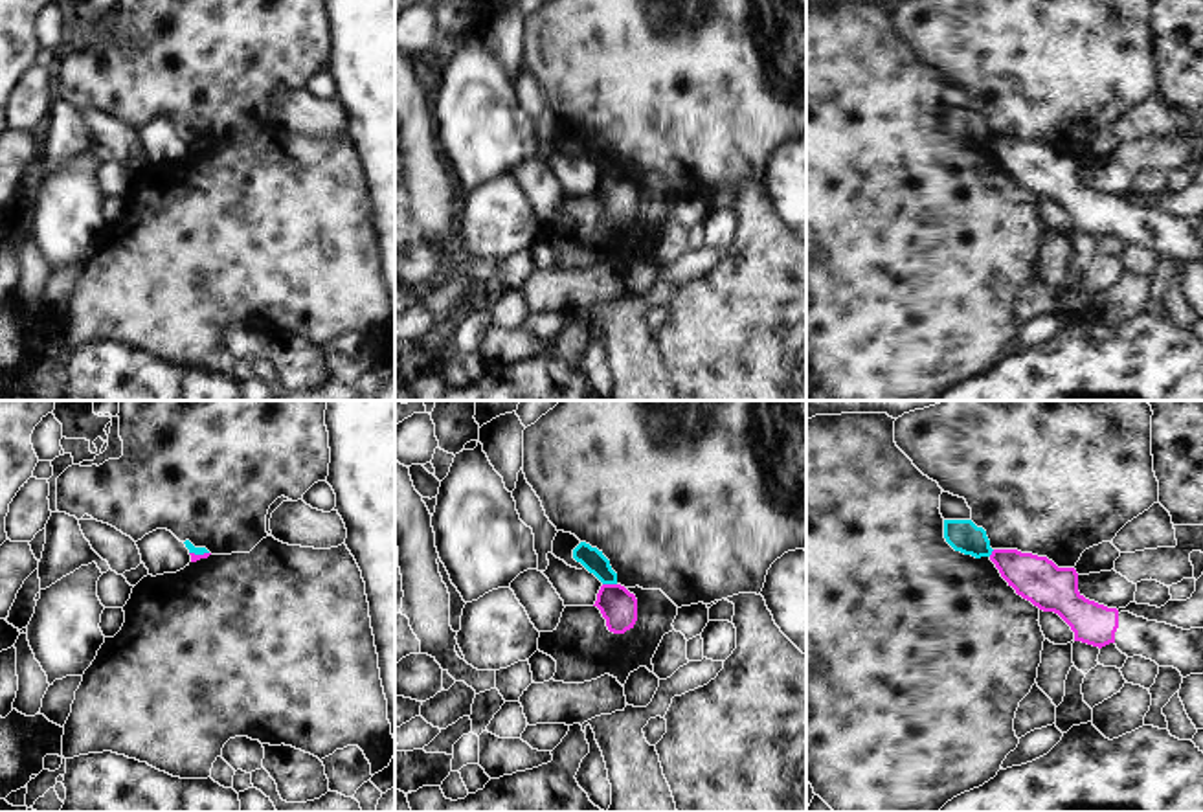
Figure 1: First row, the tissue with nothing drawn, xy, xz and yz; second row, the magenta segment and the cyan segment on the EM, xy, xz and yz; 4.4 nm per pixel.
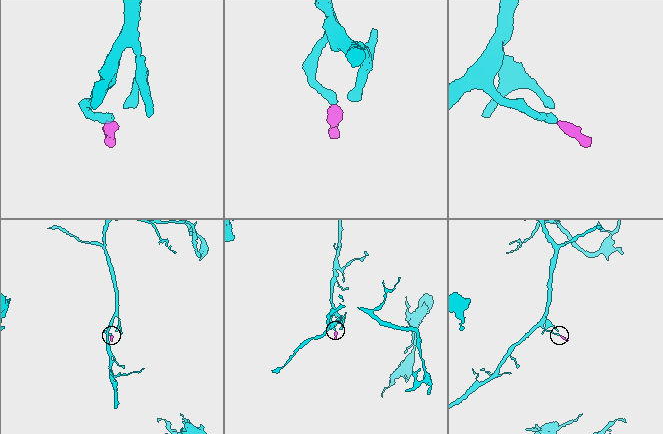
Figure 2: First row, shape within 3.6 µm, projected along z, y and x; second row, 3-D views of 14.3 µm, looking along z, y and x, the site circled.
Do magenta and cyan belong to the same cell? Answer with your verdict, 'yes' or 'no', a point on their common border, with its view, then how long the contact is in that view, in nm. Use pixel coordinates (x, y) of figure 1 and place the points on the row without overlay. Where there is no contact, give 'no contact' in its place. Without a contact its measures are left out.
no | xz (610, 173) | 60 nm

